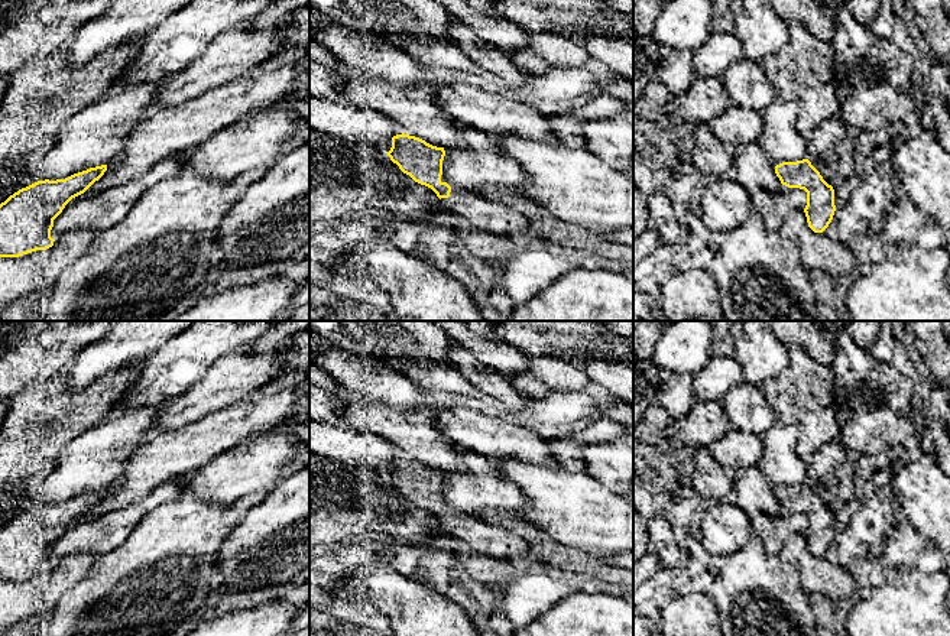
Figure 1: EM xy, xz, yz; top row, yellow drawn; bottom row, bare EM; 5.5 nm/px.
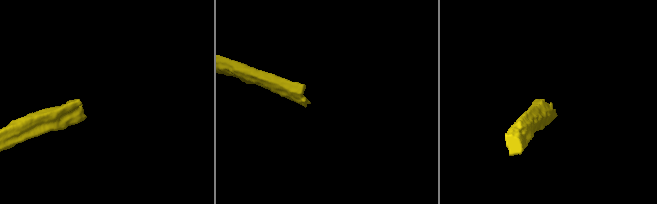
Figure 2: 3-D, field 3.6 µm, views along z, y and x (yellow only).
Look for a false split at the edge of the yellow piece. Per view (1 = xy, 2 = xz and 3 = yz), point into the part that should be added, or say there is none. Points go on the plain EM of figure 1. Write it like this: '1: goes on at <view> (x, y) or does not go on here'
1: does not go on here
2: goes on at xz (493, 541)
3: does not go on here

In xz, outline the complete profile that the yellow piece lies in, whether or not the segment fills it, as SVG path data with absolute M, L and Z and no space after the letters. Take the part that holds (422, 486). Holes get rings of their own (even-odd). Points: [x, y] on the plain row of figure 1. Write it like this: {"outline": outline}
{"outline": "M402 457L392 461L392 471L386 477L403 497L431 512L440 522L441 532L467 542L477 552L503 561L510 555L528 554L528 543L521 536L450 504L442 497L444 471Z"}

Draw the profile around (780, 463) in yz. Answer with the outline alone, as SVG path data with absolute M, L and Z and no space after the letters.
M775 422L761 438L763 451L758 465L774 490L807 483L808 463L795 451L798 439L795 426Z

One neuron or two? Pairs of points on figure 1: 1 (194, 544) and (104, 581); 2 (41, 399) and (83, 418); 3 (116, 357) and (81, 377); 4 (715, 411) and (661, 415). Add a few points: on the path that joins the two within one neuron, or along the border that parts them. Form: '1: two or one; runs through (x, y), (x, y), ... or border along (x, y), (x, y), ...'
1: one; runs through (172, 549), (143, 565), (135, 565), (126, 573)
2: one; runs through (51, 409), (55, 414), (73, 414)
3: one; runs through (107, 357), (101, 357), (90, 369)
4: two; border along (673, 419), (661, 434)

